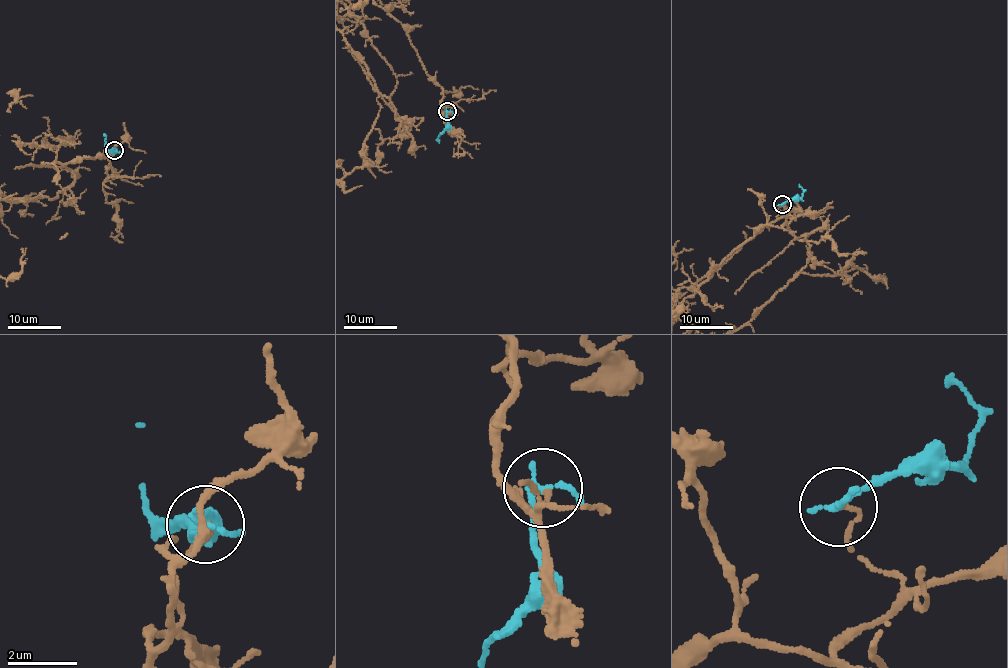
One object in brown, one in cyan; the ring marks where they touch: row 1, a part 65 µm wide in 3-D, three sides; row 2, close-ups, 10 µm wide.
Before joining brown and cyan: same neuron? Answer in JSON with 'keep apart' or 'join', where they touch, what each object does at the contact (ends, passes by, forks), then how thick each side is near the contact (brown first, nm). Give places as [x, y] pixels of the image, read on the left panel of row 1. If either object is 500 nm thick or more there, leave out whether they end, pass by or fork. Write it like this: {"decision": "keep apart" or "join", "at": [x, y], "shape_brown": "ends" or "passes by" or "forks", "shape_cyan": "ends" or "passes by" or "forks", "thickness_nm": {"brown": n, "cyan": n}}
{"decision": "keep apart", "at": [114, 150], "shape_brown": "ends", "shape_cyan": "passes by", "thickness_nm": {"brown": 120, "cyan": 170}}

